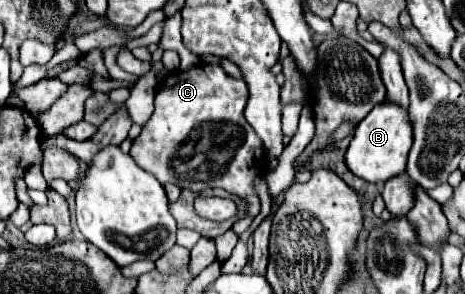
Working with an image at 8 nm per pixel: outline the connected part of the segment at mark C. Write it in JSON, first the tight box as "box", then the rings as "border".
{"box":[131,64,267,235],"border":[[[199,64],[187,72],[171,72],[155,94],[155,112],[131,146],[135,162],[161,184],[171,182],[195,192],[203,188],[223,188],[243,198],[248,205],[247,213],[232,227],[237,235],[249,229],[261,210],[253,180],[261,172],[267,172],[263,144],[243,116],[247,100],[249,90],[245,80],[229,76],[219,64]]]}

